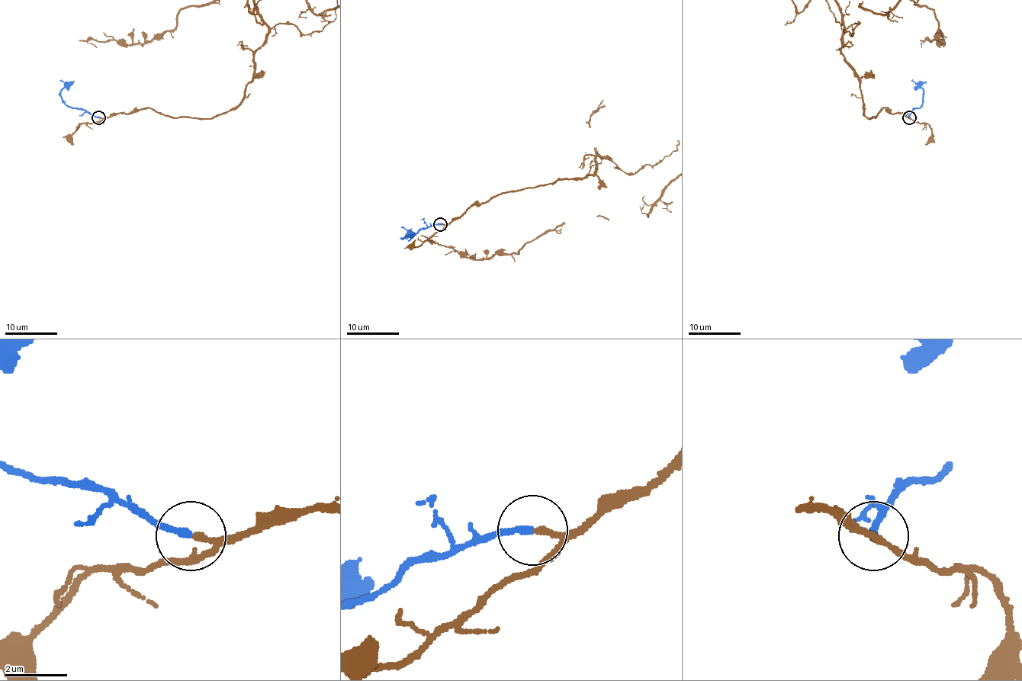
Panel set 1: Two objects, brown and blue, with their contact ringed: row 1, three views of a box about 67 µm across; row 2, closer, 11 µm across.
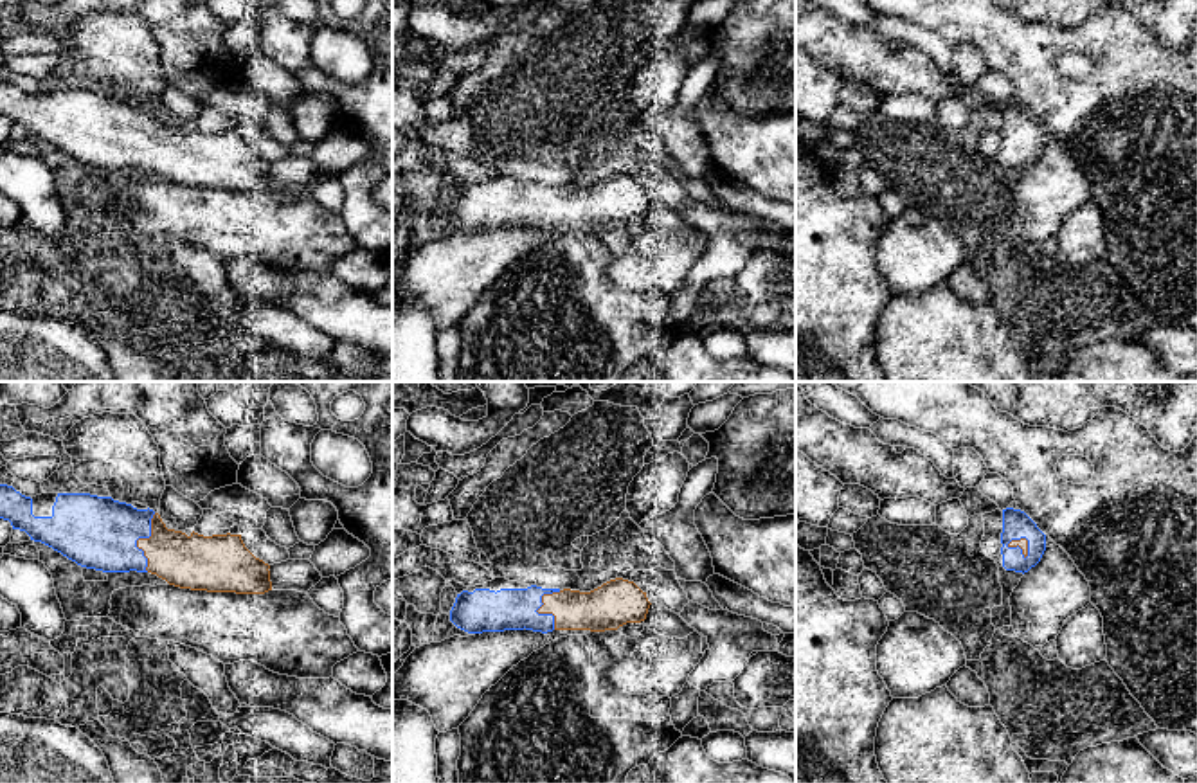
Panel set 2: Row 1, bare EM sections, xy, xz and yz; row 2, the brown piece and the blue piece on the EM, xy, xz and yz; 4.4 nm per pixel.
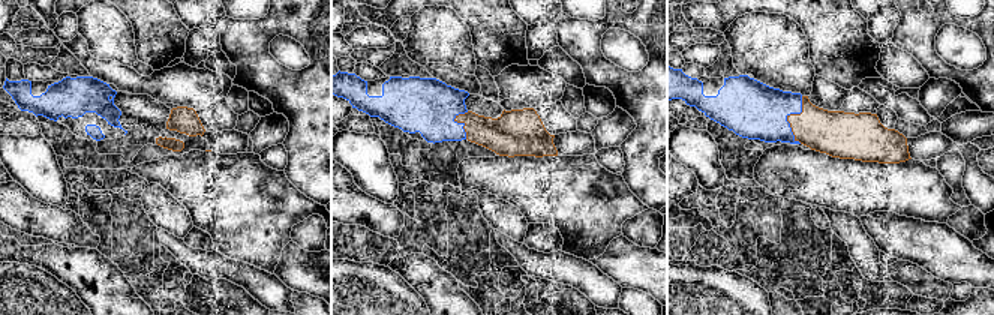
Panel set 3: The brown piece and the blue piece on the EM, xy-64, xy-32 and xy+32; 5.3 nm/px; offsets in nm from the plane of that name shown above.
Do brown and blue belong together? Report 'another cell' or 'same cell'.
same cell

